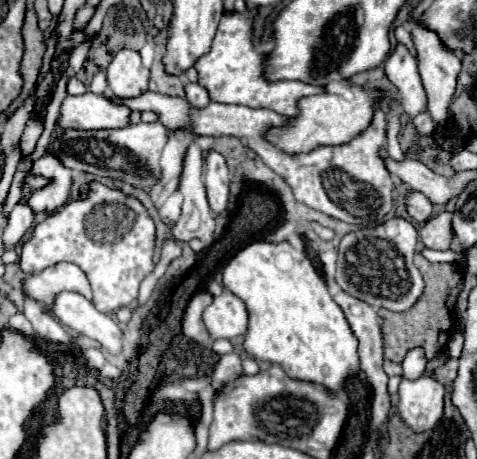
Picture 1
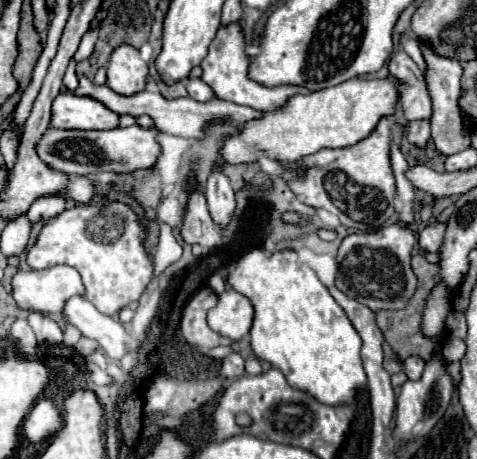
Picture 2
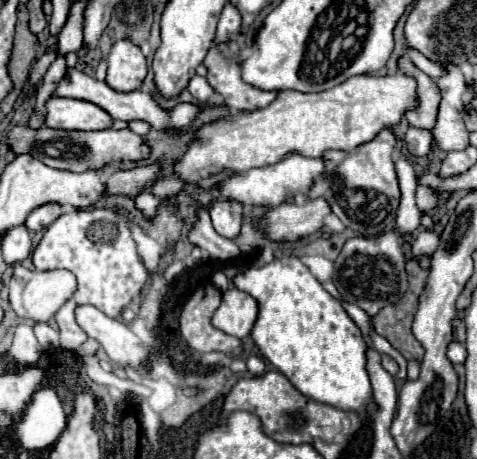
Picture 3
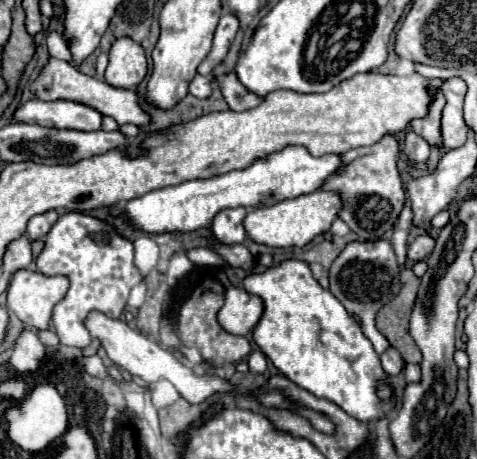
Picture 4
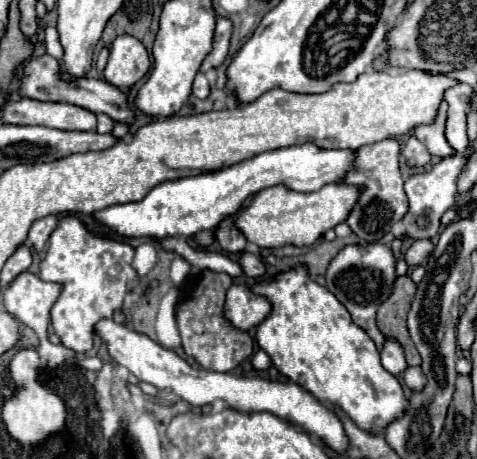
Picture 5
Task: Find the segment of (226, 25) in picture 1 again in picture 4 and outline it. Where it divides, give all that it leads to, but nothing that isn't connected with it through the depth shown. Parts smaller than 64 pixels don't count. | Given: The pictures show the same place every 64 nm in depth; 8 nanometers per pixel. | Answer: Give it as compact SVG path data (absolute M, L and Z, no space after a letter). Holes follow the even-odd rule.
M236 72L216 74L214 80L218 82L218 86L222 90L222 96L226 98L230 110L234 110L234 112L256 108L256 104L260 104L260 100L264 100L264 96L256 96L254 92L248 92L248 88L244 88L240 84Z

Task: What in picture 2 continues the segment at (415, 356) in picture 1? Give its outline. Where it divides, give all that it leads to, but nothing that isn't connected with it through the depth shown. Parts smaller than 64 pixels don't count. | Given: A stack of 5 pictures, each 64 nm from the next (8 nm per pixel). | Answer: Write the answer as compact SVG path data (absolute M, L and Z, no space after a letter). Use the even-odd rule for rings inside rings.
M408 356L404 360L404 374L408 376L408 380L418 380L424 372L424 360L420 356Z

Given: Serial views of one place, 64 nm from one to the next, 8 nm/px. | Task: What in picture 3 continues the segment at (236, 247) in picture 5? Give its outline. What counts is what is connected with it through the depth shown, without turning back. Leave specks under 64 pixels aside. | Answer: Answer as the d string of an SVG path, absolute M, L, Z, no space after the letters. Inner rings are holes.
M212 198L210 216L220 236L226 236L226 238L238 236L240 222L242 222L242 204L236 204L236 200Z

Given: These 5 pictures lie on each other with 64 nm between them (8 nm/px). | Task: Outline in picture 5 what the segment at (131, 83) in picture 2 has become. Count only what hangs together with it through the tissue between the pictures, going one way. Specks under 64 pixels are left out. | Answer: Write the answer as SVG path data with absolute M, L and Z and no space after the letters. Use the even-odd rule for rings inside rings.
M122 34L112 42L110 58L104 70L106 82L116 88L130 88L146 76L150 70L150 58L146 48L134 36Z

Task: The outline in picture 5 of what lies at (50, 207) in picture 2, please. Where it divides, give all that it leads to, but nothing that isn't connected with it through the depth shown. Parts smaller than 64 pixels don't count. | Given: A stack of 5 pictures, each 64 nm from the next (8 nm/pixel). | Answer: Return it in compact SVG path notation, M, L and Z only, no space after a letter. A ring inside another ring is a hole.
M44 216L40 220L36 220L28 232L28 242L38 250L42 252L46 242L48 242L48 236L52 234L52 230L56 228L58 224L58 216Z

